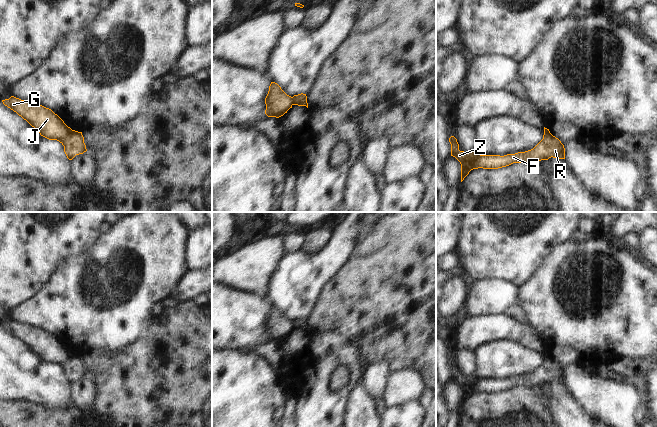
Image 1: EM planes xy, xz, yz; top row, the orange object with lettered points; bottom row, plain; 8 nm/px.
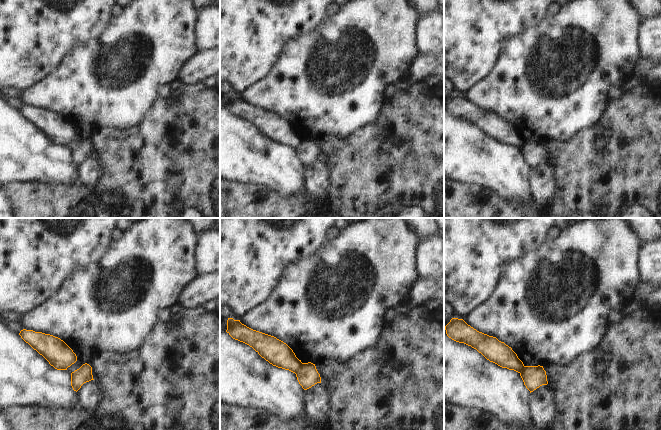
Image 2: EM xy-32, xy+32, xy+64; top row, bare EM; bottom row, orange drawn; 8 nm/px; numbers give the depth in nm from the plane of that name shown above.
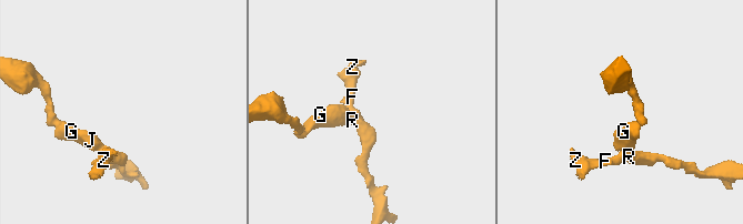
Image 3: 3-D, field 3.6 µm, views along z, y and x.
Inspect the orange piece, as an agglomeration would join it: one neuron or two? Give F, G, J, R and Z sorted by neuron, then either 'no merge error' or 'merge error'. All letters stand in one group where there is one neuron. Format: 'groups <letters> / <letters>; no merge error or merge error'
groups F R Z / G J; merge error

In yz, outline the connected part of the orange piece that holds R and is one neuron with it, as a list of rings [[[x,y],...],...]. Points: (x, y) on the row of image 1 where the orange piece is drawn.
[[[545,133],[543,139],[531,150],[515,154],[480,155],[475,150],[464,152],[459,150],[459,144],[454,136],[449,138],[451,156],[461,164],[461,182],[473,169],[498,169],[513,163],[533,164],[536,161],[548,160],[553,157],[565,159],[565,148],[561,141],[551,133]]]

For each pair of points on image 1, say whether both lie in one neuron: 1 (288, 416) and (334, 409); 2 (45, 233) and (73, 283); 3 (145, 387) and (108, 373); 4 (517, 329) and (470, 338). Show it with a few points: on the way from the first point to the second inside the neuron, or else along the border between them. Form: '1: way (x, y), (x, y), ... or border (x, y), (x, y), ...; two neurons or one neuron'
1: border (287, 393), (290, 393), (295, 399), (294, 416); two neurons
2: border (84, 254), (68, 257), (52, 274); two neurons
3: way (136, 385), (120, 385), (117, 382); one neuron
4: way (505, 329), (482, 329); one neuron

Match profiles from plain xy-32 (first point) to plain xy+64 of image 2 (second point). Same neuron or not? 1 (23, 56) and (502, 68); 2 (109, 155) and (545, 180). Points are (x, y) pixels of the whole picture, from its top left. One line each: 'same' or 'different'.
1: different
2: different

